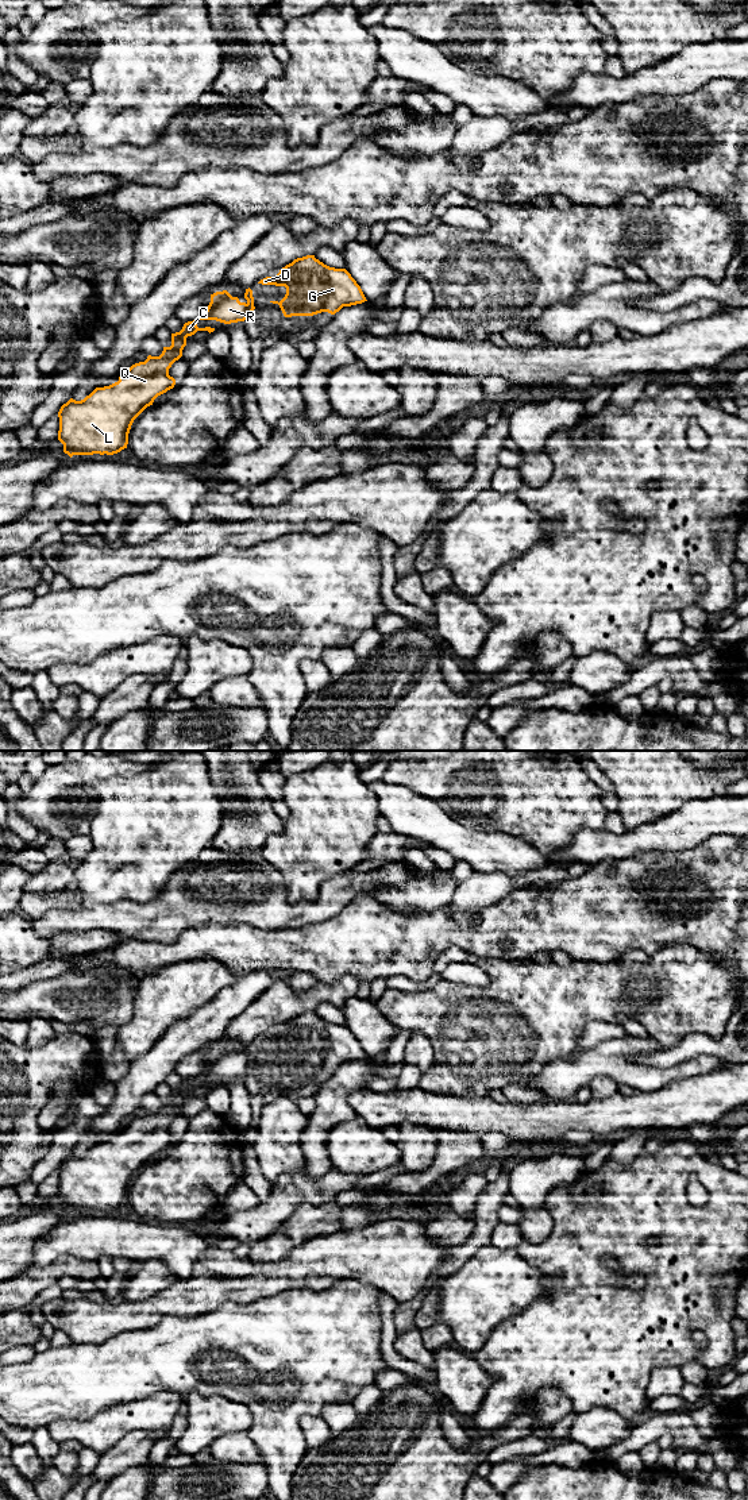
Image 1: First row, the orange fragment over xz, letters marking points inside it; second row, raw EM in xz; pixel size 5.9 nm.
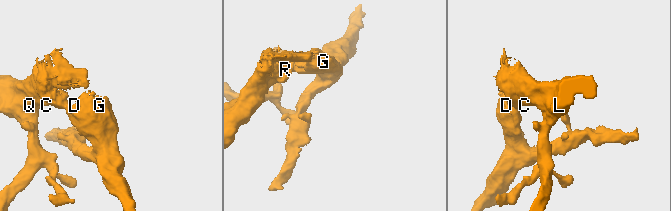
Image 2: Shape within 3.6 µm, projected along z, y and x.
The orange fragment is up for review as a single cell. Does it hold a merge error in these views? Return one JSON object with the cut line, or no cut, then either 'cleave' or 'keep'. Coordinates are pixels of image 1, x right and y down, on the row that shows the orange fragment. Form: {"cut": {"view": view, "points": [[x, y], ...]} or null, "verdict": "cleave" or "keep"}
{"cut": {"view": "xz", "points": [[246, 304], [249, 313]]}, "verdict": "cleave"}

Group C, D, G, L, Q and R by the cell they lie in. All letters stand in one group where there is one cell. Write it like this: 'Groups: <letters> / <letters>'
Groups: C L Q R / D G

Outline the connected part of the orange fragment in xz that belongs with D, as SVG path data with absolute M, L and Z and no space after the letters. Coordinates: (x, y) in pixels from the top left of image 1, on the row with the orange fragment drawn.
M315 255L297 258L275 277L266 277L258 284L286 288L279 302L270 301L279 305L285 317L313 316L321 312L335 315L343 306L367 301L346 269L329 267Z

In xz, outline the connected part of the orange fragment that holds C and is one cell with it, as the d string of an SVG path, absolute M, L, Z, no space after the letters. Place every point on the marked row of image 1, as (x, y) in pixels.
M188 321L180 332L171 333L171 346L163 347L159 356L149 355L144 362L132 365L117 382L96 387L81 401L70 398L63 404L58 412L58 440L63 452L72 458L113 455L127 448L134 420L158 396L174 387L176 379L169 375L169 369L182 356L186 338L197 331L215 331L198 328L197 321Z

